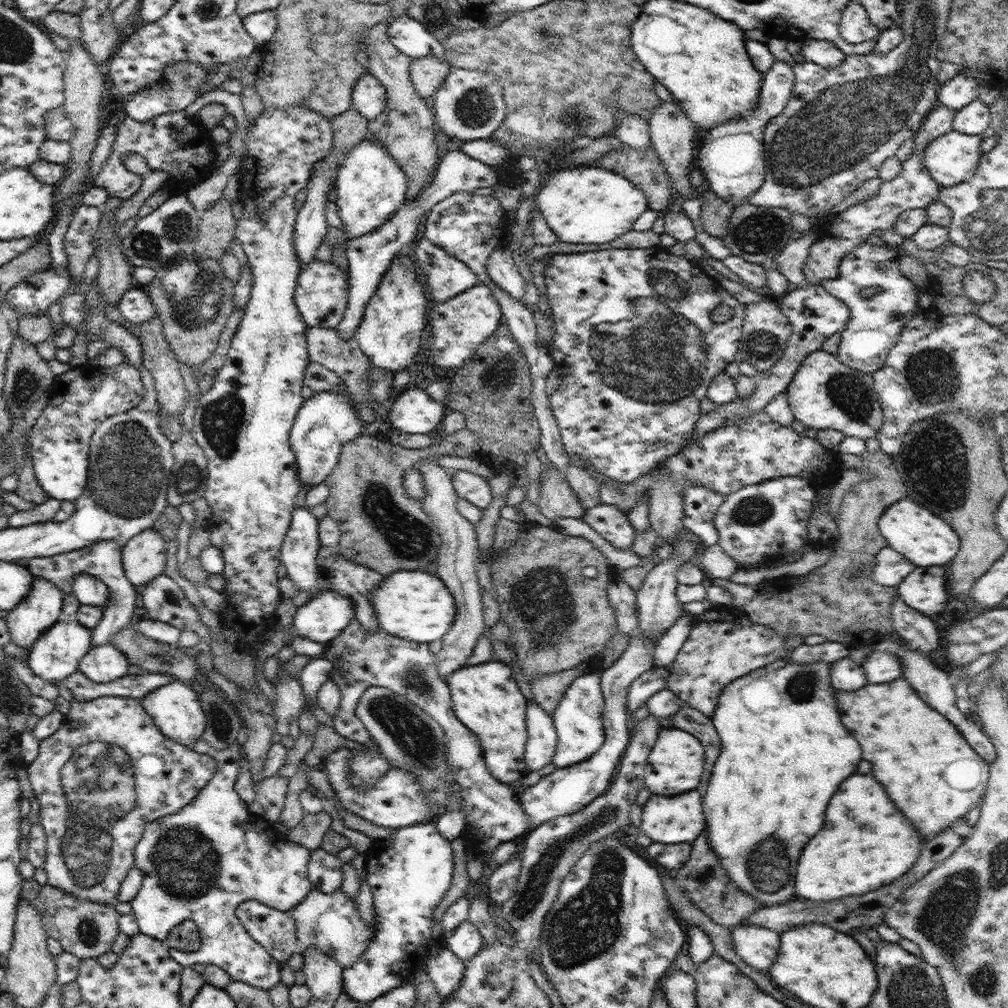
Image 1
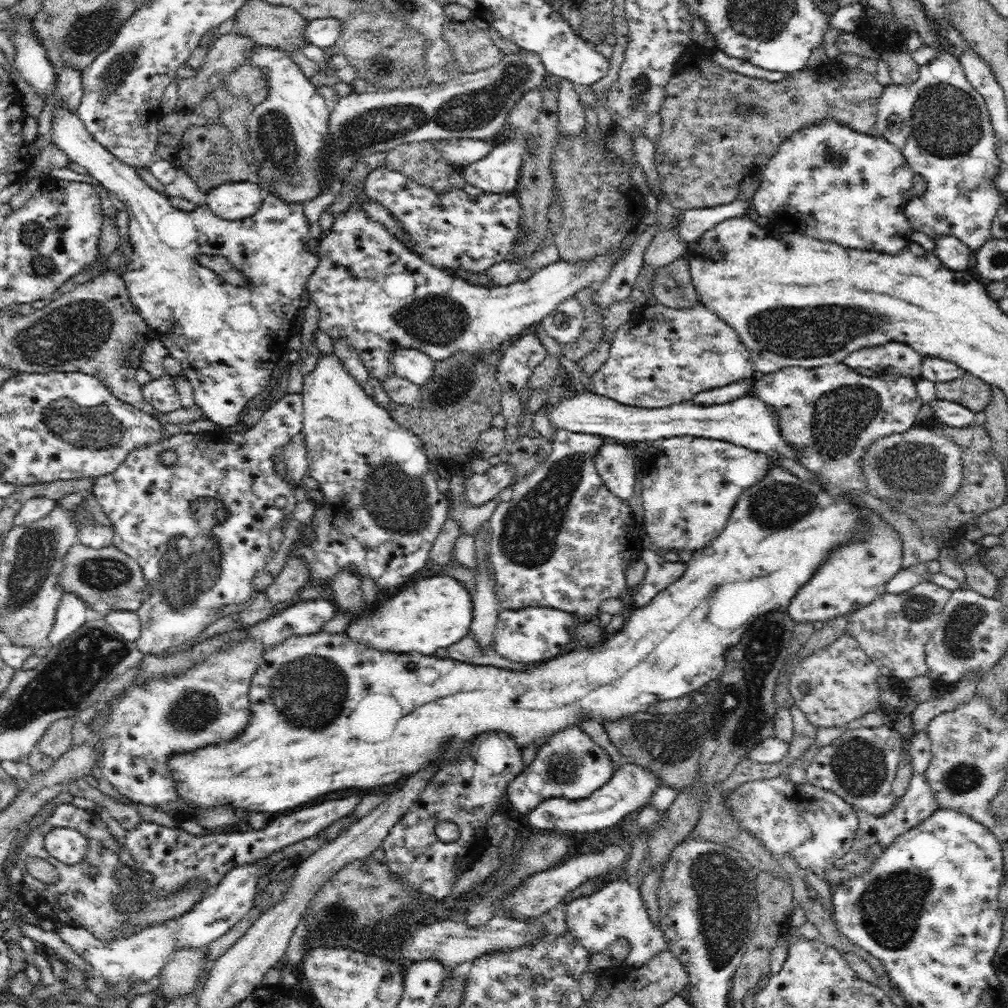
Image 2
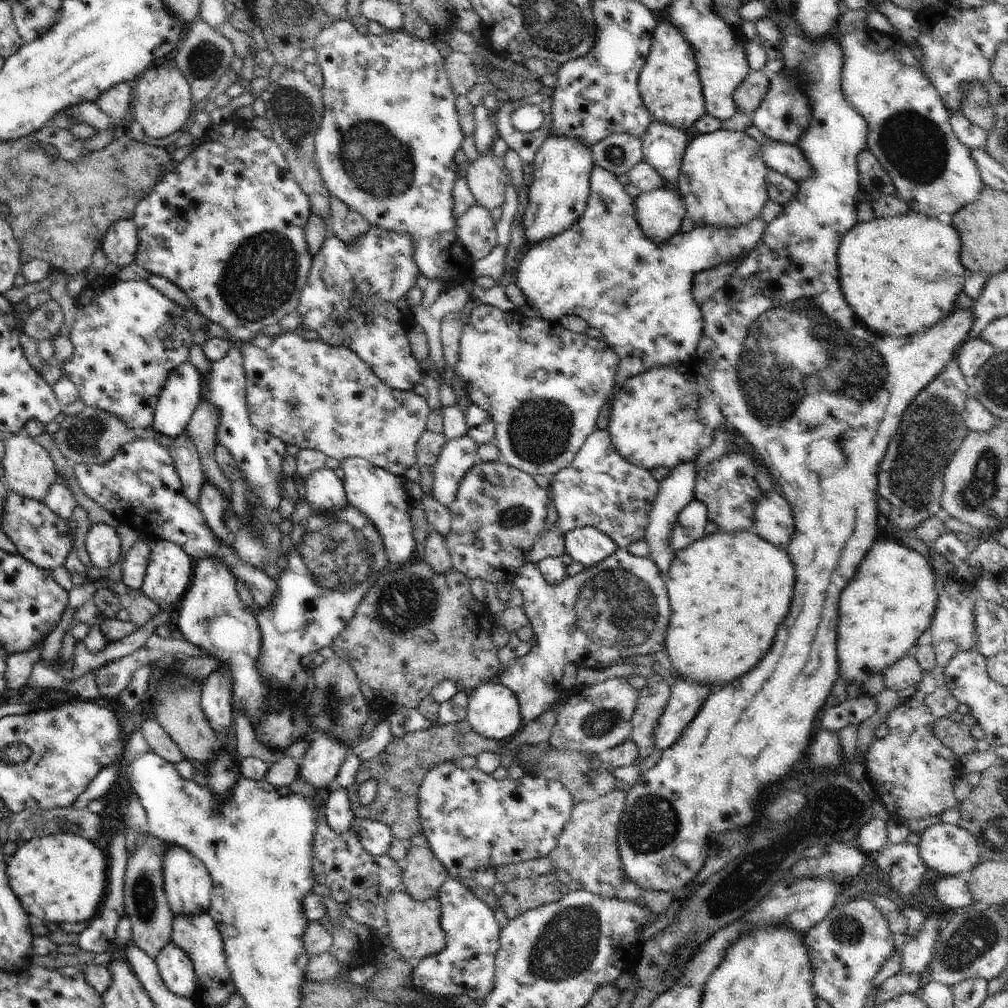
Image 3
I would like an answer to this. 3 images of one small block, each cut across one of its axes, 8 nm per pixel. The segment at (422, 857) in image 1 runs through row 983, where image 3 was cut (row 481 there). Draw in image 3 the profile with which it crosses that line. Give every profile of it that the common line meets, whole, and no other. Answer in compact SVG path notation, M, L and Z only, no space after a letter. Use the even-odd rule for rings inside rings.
M361 457L345 459L341 462L340 468L345 473L343 484L347 502L359 509L376 526L388 561L404 566L415 551L411 509L416 500L405 487L407 478L395 476Z

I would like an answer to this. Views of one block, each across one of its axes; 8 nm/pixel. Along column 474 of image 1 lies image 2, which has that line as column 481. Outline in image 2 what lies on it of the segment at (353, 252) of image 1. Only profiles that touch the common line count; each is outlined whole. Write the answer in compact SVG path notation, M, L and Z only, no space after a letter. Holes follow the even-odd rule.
M519 135L512 141L506 141L505 143L496 145L484 158L472 164L462 166L460 172L468 184L480 188L483 192L505 194L506 192L514 191L517 187L525 156L526 139L524 139L523 135Z

